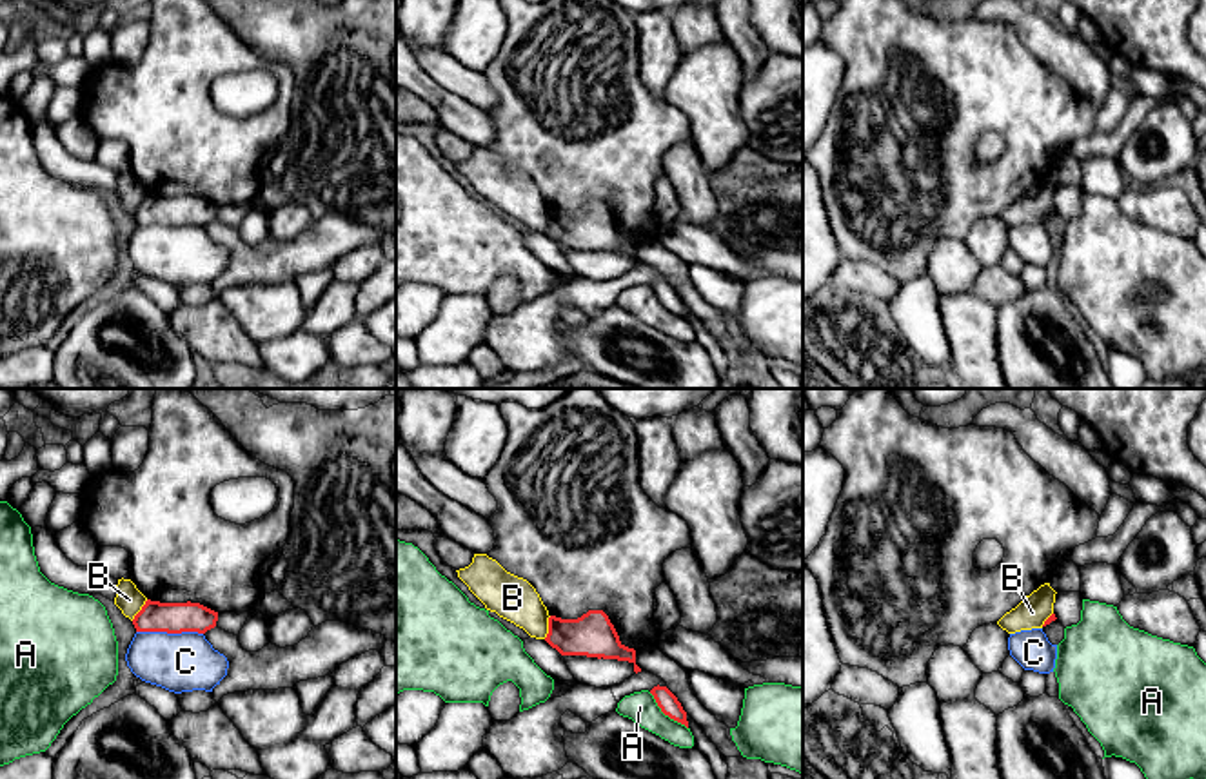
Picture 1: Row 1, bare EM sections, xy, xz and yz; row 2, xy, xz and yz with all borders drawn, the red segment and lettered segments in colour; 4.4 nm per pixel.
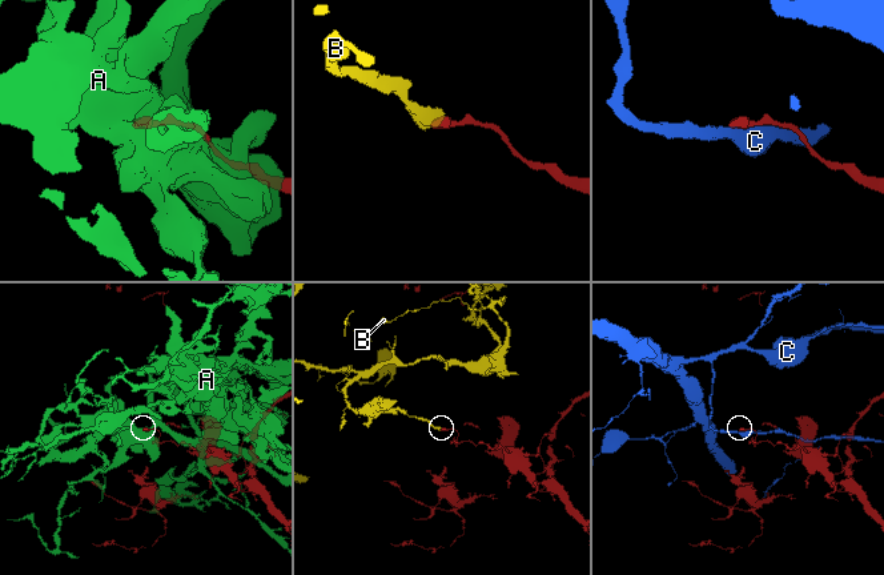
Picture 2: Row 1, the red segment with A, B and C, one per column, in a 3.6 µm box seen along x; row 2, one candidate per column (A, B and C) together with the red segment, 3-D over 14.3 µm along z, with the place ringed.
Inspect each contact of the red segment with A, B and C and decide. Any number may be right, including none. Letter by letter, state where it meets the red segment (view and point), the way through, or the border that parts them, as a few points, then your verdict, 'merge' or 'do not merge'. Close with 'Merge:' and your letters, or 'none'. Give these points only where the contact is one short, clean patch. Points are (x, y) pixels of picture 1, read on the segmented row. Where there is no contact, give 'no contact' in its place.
A: xz (665, 714) | do not merge
B: xz (549, 627) | along xz (551, 616), (543, 638) | do not merge
C: xy (169, 632) | do not merge
Merge: none

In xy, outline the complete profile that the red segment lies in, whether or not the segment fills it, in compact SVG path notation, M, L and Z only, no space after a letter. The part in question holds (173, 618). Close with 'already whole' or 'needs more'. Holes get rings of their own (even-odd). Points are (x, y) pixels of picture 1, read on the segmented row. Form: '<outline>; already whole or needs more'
M147 599L142 610L134 616L136 632L198 632L205 634L214 628L218 612L200 603L160 603Z; already whole

